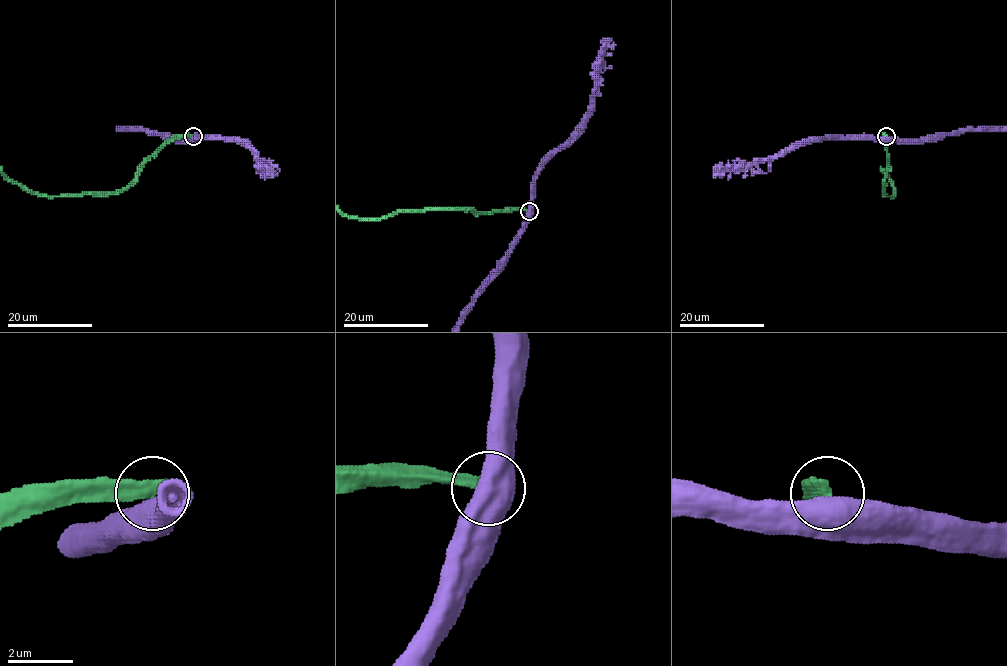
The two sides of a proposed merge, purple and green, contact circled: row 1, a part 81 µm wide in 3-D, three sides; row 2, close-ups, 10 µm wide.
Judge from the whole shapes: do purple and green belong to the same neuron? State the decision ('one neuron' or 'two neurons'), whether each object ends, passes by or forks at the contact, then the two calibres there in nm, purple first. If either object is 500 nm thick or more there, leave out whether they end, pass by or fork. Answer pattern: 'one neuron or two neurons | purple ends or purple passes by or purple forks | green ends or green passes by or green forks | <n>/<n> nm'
two neurons | 750/420 nm

